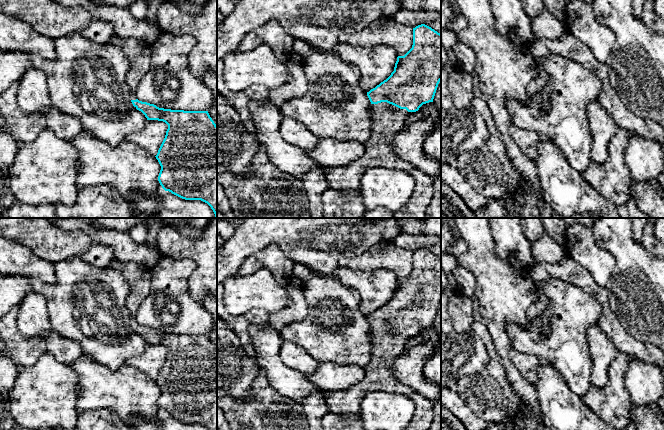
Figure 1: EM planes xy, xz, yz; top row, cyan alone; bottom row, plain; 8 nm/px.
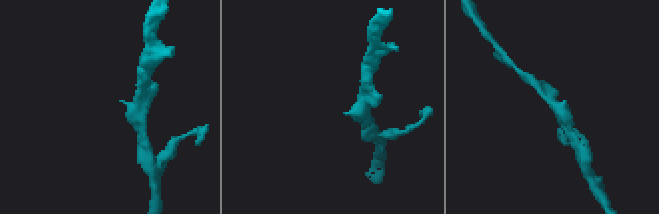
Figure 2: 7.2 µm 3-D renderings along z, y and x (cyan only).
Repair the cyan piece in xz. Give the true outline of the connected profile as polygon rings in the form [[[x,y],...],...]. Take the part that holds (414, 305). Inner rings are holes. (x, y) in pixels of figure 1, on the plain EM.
[[[425,248],[418,249],[413,252],[412,272],[404,280],[397,281],[394,295],[386,304],[367,316],[371,326],[372,352],[364,378],[347,390],[329,392],[326,397],[328,411],[340,415],[359,414],[361,401],[367,393],[393,392],[407,395],[415,403],[415,413],[403,430],[428,430],[433,421],[433,402],[402,384],[394,376],[392,361],[404,351],[409,337],[433,326],[440,305],[441,258]]]

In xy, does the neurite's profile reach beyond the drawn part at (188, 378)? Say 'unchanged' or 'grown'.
grown

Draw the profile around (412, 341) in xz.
[[[419,335],[409,337],[405,343],[405,349],[421,344],[423,341],[424,340]]]

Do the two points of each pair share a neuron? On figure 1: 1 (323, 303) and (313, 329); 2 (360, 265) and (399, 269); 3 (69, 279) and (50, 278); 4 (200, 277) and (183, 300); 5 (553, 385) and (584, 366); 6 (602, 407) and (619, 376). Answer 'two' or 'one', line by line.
1: one
2: one
3: two
4: two
5: two
6: one

